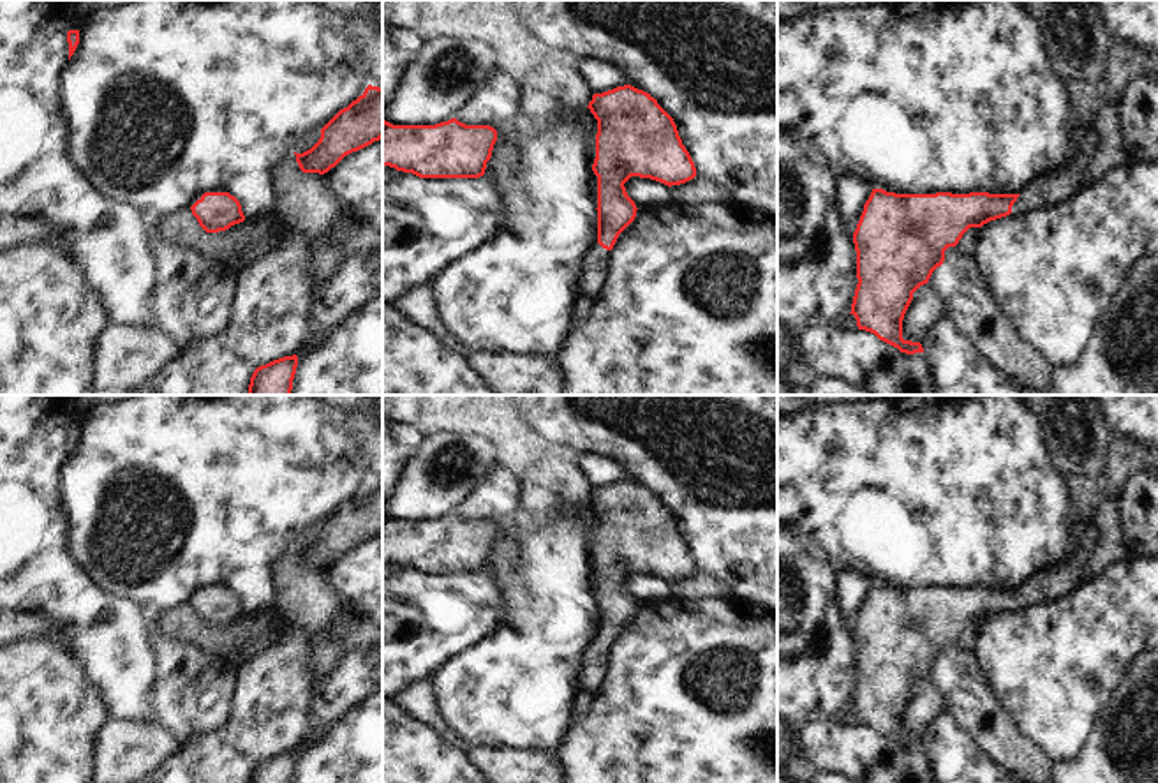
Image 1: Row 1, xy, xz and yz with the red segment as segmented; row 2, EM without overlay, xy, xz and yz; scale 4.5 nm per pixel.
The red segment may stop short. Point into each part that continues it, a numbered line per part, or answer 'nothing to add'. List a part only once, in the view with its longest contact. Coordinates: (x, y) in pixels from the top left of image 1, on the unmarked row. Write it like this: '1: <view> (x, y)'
1: yz (1047, 582)

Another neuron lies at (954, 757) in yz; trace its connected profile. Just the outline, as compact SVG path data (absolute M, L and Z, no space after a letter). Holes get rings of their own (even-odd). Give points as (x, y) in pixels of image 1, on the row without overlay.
M941 712L922 734L934 783L1019 783L996 764L959 725Z

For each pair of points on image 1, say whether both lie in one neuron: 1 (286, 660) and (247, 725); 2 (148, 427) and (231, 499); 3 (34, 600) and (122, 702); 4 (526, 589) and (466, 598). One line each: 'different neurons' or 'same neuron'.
1: same neuron
2: same neuron
3: same neuron
4: different neurons

